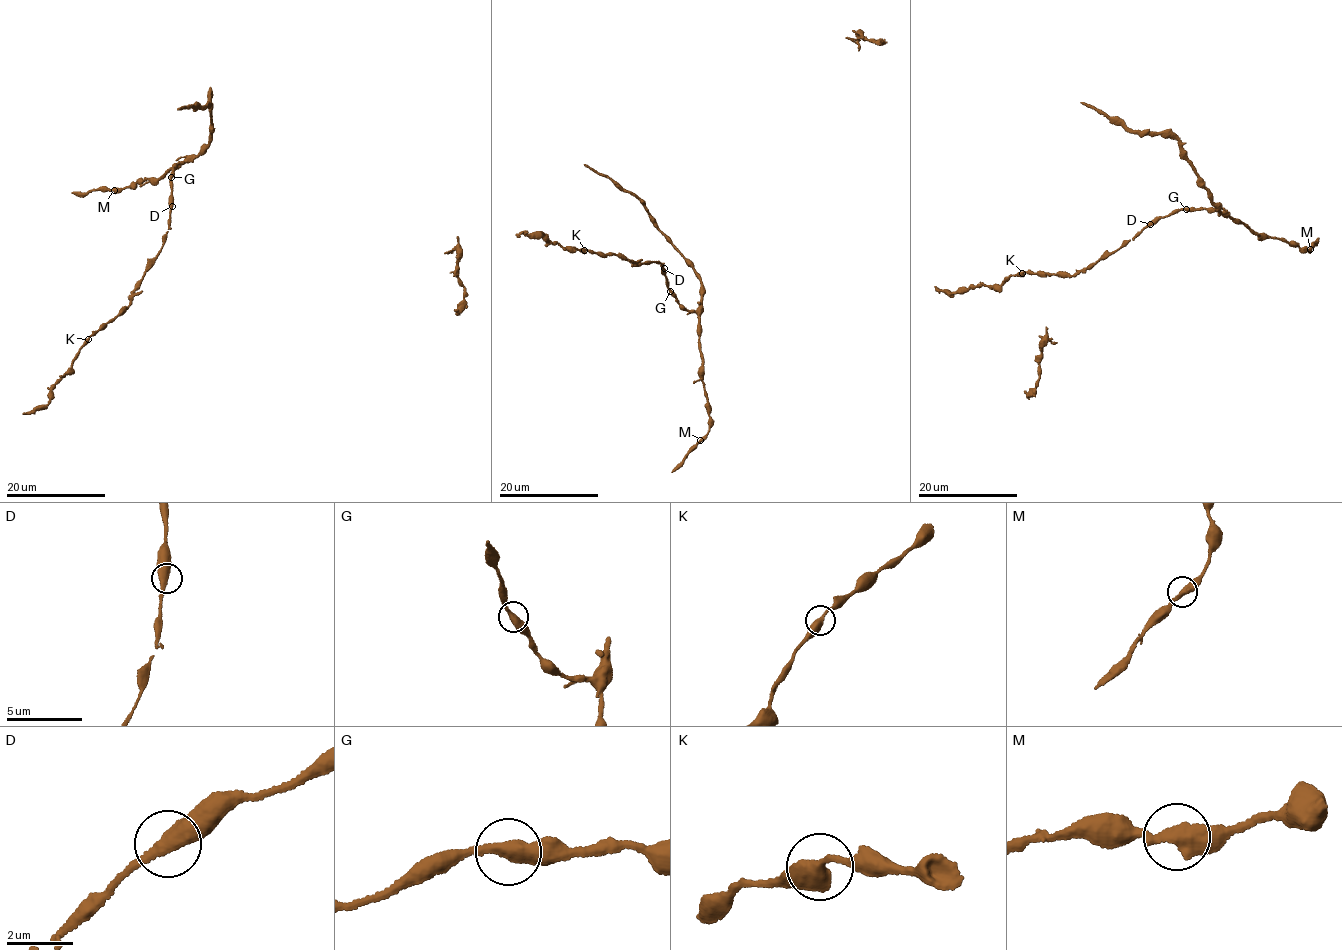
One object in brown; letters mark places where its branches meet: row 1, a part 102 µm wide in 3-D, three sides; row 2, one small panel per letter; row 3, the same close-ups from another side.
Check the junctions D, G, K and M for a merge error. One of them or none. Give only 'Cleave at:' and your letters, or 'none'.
Cleave at: none

